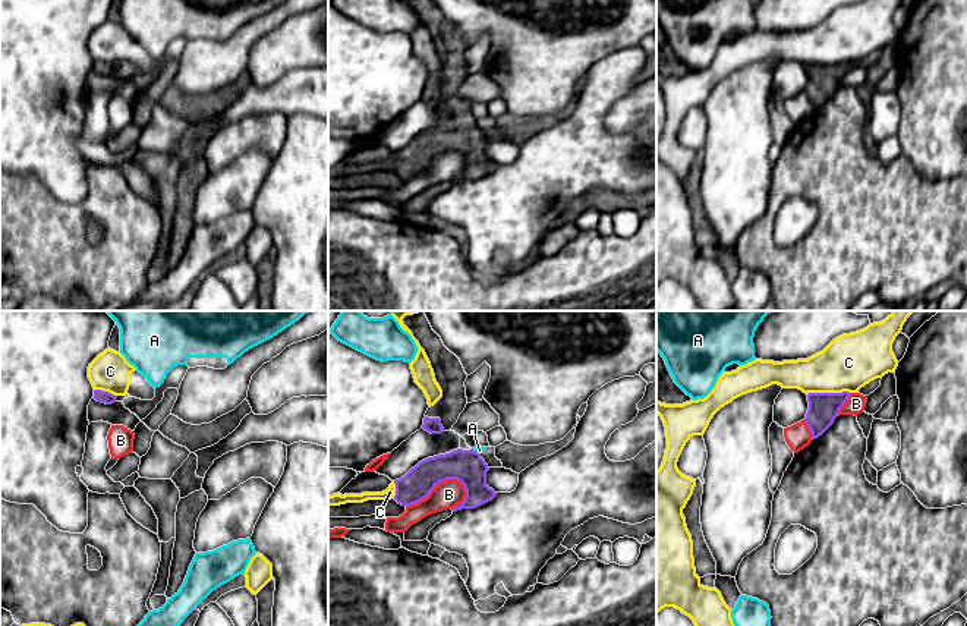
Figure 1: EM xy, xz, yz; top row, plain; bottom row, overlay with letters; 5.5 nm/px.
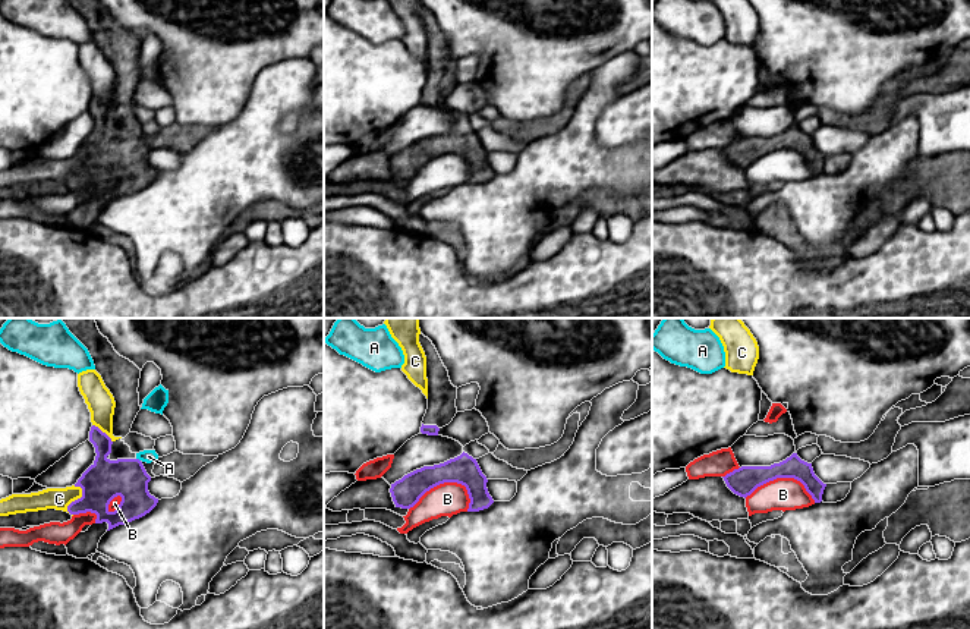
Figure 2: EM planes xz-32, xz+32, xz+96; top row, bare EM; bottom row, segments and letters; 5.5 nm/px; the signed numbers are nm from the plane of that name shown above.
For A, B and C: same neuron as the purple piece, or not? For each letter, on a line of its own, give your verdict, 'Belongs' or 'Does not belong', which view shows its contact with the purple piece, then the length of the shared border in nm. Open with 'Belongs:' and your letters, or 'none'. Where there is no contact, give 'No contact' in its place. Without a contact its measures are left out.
Belongs: none
A: Does not belong. Touches purple in xz. Shared border 60 nm
B: Does not belong. Touches purple in xz. Shared border 340 nm
C: Does not belong. Touches purple in yz. Shared border 240 nm

